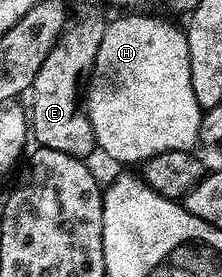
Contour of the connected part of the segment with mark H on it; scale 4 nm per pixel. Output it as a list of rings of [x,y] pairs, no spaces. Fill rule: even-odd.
[[[118,18],[107,21],[104,40],[100,40],[100,50],[96,52],[96,60],[92,71],[94,83],[89,83],[84,94],[84,109],[90,118],[90,123],[94,129],[94,140],[99,151],[103,150],[114,162],[135,162],[141,164],[147,158],[156,156],[160,152],[172,152],[173,150],[193,151],[198,143],[198,131],[202,118],[202,105],[196,100],[196,92],[192,92],[192,76],[190,75],[190,57],[188,56],[188,40],[185,29],[173,26],[170,22],[165,22],[162,18]]]

